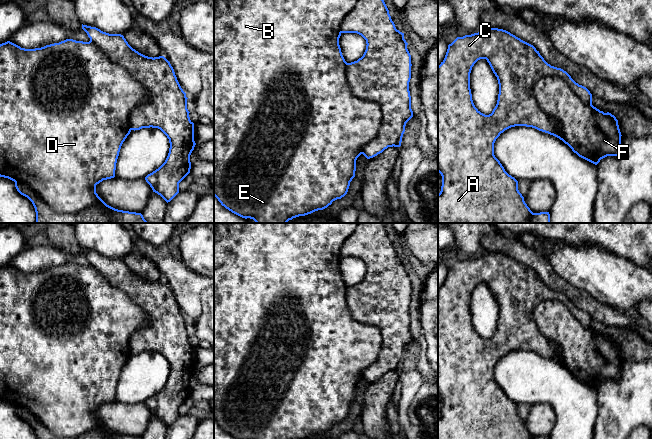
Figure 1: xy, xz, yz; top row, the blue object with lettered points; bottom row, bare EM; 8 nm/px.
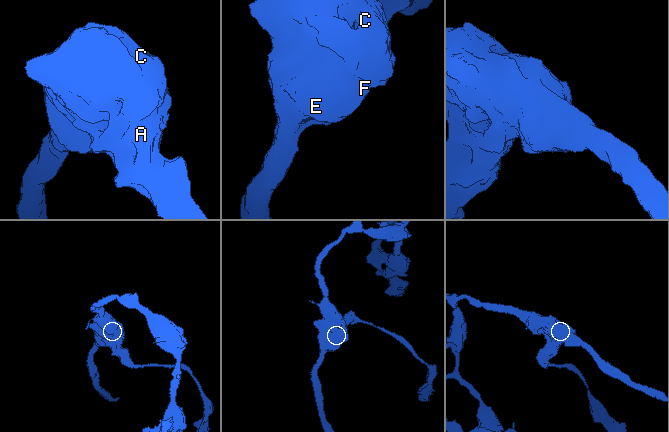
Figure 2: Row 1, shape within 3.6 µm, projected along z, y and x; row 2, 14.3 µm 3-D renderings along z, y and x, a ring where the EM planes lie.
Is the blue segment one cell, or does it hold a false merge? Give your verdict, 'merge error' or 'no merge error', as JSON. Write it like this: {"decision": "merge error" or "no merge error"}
{"decision": "merge error"}

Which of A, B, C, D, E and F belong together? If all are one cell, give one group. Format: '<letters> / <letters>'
A C / B D E F

